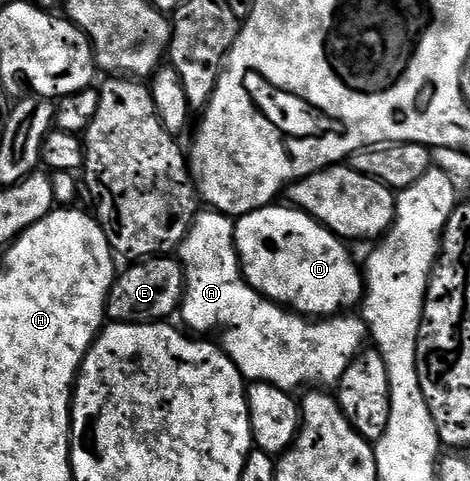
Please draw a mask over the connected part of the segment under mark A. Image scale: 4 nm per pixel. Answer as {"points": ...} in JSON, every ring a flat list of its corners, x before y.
{"points":[[215,208,197,213,187,236,178,247,178,261,184,268,184,300,178,311,179,317,184,317,183,325,189,331,197,330,192,332,200,336,216,336,212,334,220,330,219,345,249,383,269,382,274,388,289,392,296,392,300,385,308,386,304,388,339,387,346,368,350,368,352,361,361,354,369,341,368,326,363,317,356,315,355,318,355,313,341,312,331,318,313,320,259,294,245,280,244,269,240,267,235,221]]}

